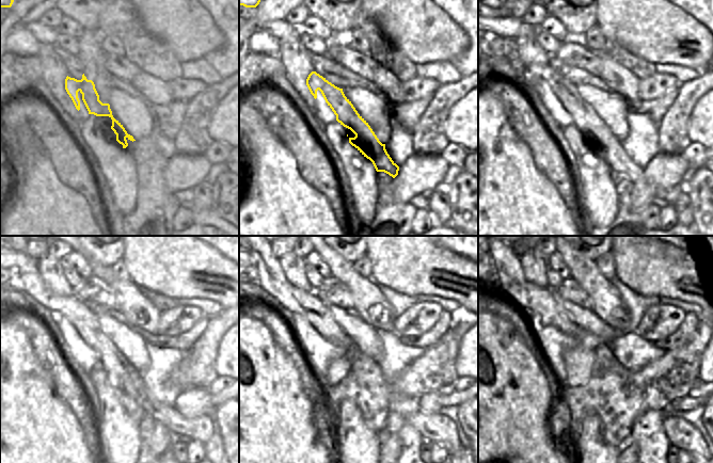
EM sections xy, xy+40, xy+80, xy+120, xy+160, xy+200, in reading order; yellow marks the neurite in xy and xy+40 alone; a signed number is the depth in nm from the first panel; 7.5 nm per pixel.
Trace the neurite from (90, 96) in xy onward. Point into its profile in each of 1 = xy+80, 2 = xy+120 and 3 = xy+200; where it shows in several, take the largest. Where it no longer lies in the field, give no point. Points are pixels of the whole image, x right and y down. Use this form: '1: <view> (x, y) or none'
1: xy+80 (599, 134)
2: xy+120 (122, 376)
3: xy+200 (512, 284)

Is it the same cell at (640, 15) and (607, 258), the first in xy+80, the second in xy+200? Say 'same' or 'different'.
different

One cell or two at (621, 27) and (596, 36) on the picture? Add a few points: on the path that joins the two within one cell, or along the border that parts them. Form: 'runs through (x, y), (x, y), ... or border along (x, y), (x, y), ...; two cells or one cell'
border along (597, 24), (607, 40); two cells

